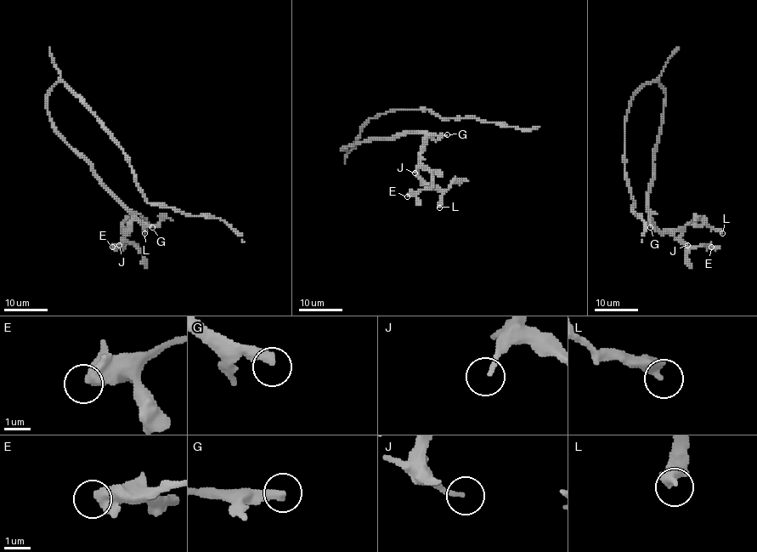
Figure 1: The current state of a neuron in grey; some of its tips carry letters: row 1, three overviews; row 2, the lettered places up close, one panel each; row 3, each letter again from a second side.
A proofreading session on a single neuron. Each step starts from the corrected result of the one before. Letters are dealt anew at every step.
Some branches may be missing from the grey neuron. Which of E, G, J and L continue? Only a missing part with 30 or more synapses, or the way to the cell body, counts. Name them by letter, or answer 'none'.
G

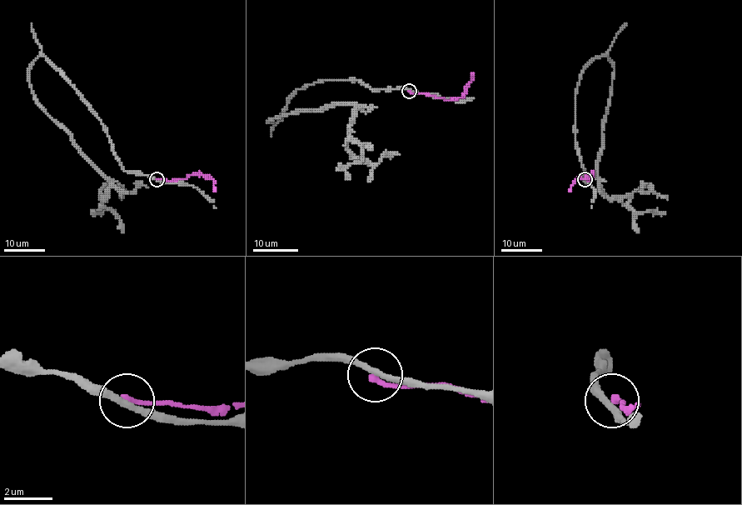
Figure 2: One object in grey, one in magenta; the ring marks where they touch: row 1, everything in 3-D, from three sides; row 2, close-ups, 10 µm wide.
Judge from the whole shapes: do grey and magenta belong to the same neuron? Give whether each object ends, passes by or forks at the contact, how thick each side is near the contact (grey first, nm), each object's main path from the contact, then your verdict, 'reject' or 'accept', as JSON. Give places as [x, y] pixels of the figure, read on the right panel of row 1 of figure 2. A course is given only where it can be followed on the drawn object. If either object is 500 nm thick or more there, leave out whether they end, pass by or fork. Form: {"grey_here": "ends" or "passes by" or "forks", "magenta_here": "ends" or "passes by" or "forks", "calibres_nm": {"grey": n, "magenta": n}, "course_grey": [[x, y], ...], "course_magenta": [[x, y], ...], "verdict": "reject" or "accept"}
{"grey_here": "passes by", "magenta_here": "ends", "calibres_nm": {"grey": 240, "magenta": 240}, "course_grey": [[585, 179], [575, 93], [583, 68], [606, 55], [614, 71], [597, 179], [610, 197], [651, 191], [643, 187]], "course_magenta": [[585, 179], [592, 178], [594, 174], [587, 178], [577, 178], [570, 191]], "verdict": "reject"}

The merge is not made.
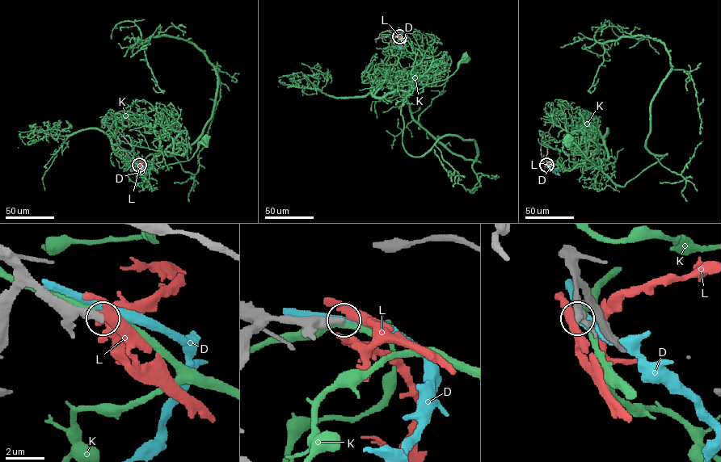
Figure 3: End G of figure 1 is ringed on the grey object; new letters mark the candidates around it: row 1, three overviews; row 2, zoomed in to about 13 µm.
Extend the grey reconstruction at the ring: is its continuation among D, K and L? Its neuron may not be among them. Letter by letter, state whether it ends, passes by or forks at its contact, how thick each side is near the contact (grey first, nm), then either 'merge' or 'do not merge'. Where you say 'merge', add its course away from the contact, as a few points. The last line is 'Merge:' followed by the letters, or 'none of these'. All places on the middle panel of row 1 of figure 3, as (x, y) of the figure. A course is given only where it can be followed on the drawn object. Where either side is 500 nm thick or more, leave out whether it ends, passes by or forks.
D: it passes by | 480/320 nm | do not merge
K: it passes by | 380/440 nm | do not merge
L: it passes by | 400/440 nm | do not merge
Merge: none of these

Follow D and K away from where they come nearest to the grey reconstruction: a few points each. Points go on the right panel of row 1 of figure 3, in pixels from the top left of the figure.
D: (546, 164), (560, 174)
K: (546, 164), (550, 170), (562, 167), (570, 170), (588, 160), (600, 169), (567, 139)

